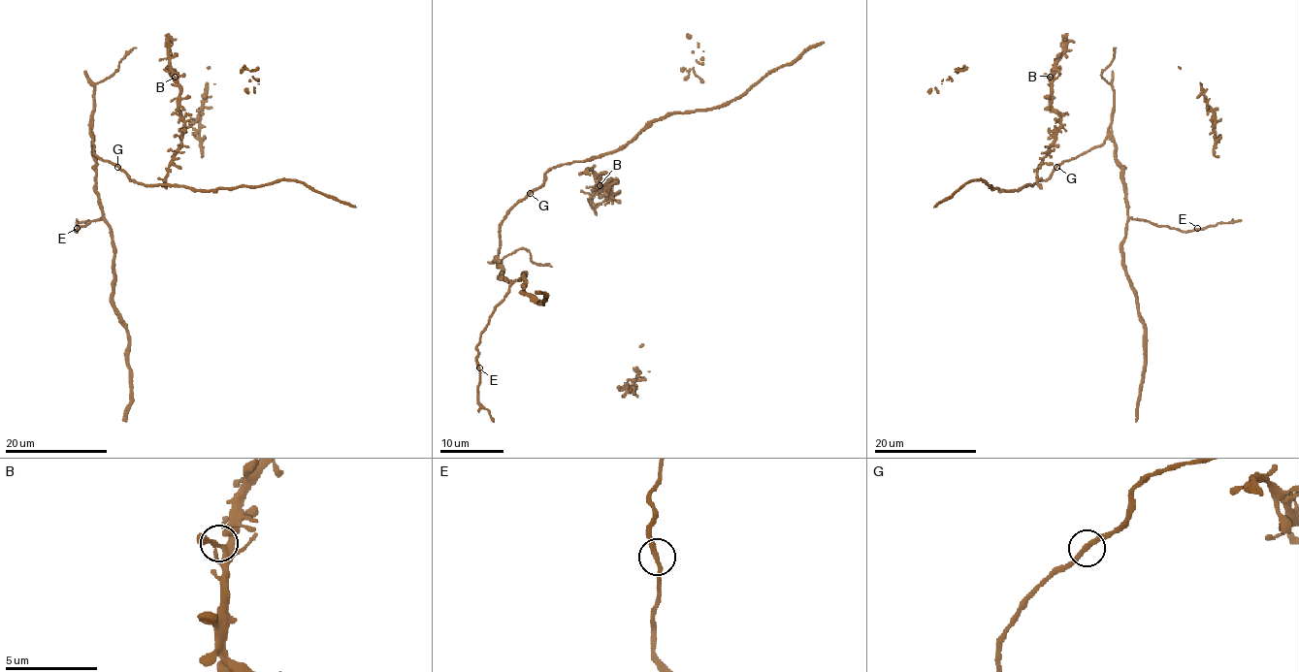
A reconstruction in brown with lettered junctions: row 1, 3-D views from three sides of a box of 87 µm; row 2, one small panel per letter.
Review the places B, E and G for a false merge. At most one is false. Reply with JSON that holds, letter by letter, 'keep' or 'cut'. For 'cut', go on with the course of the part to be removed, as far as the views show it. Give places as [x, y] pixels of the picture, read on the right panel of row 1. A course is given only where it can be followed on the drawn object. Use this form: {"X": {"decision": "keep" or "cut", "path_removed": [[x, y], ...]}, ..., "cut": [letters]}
{"B": {"decision": "keep"}, "E": {"decision": "keep"}, "G": {"decision": "keep"}, "cut": []}

